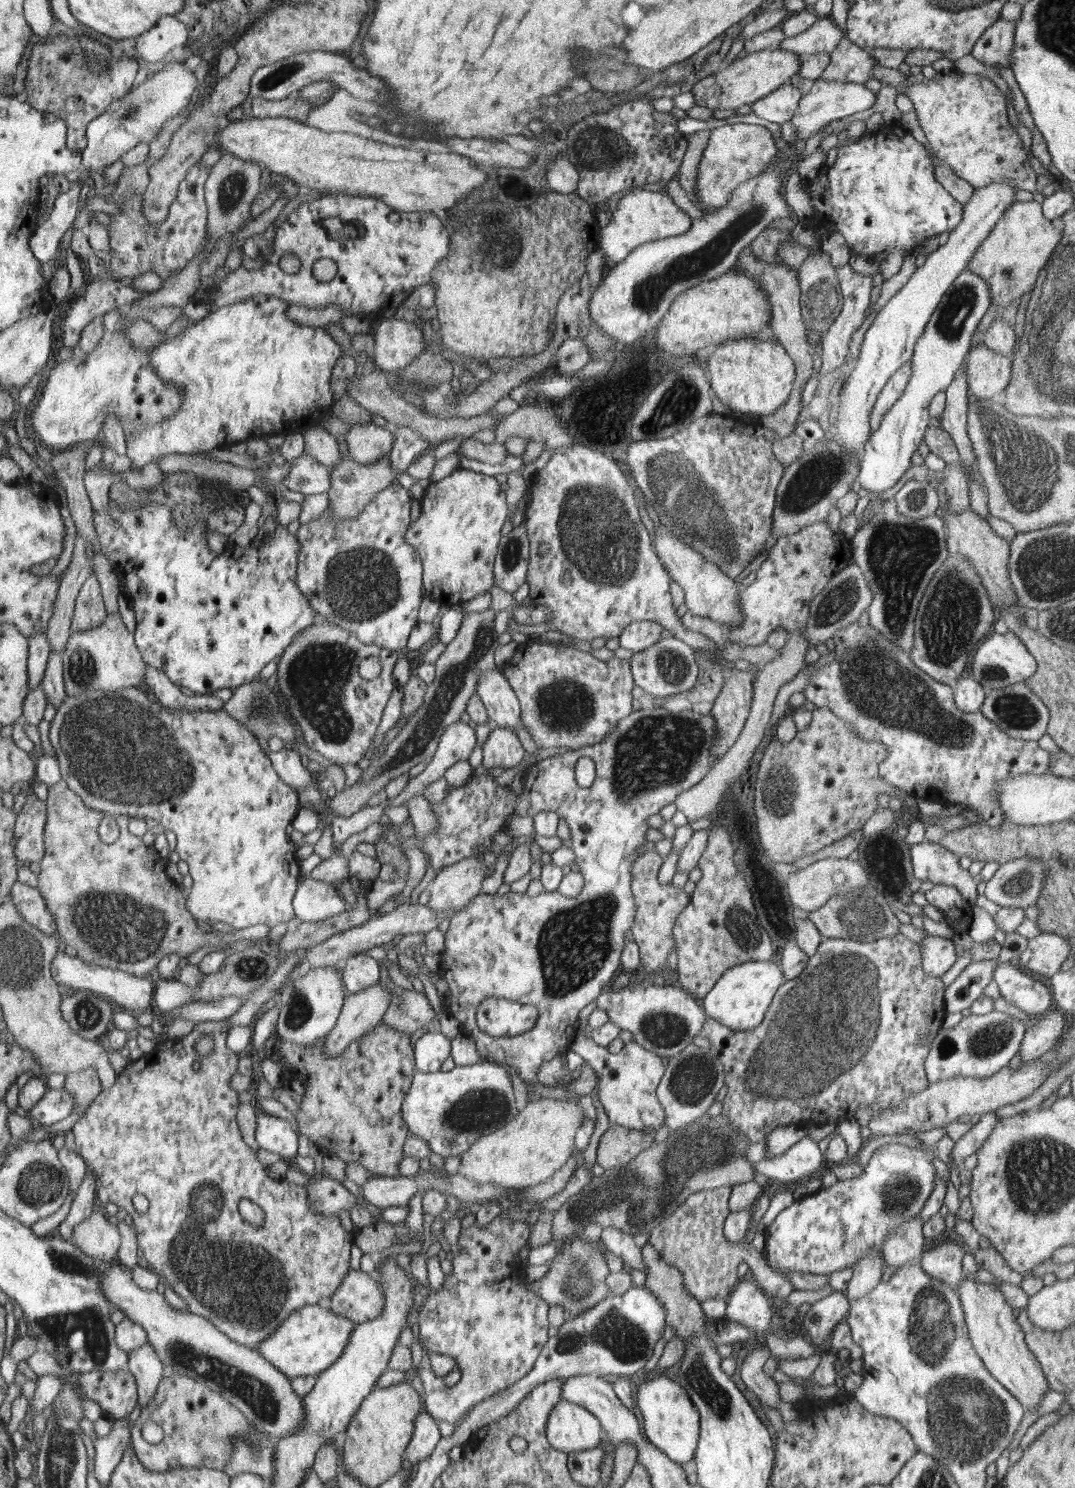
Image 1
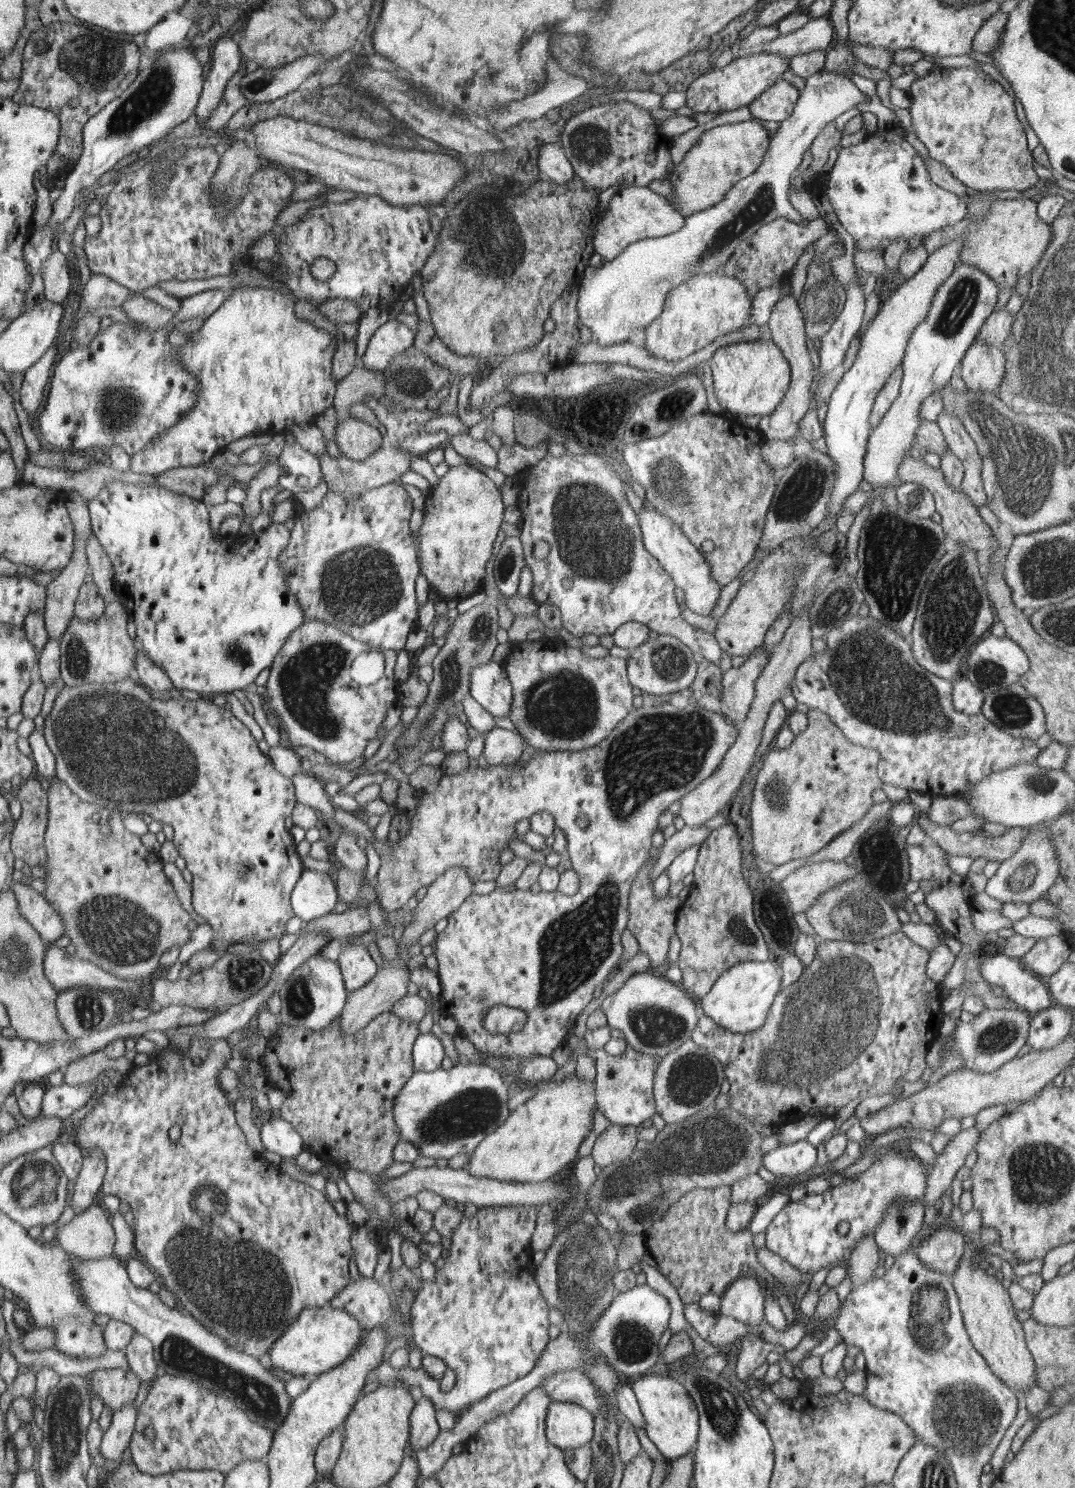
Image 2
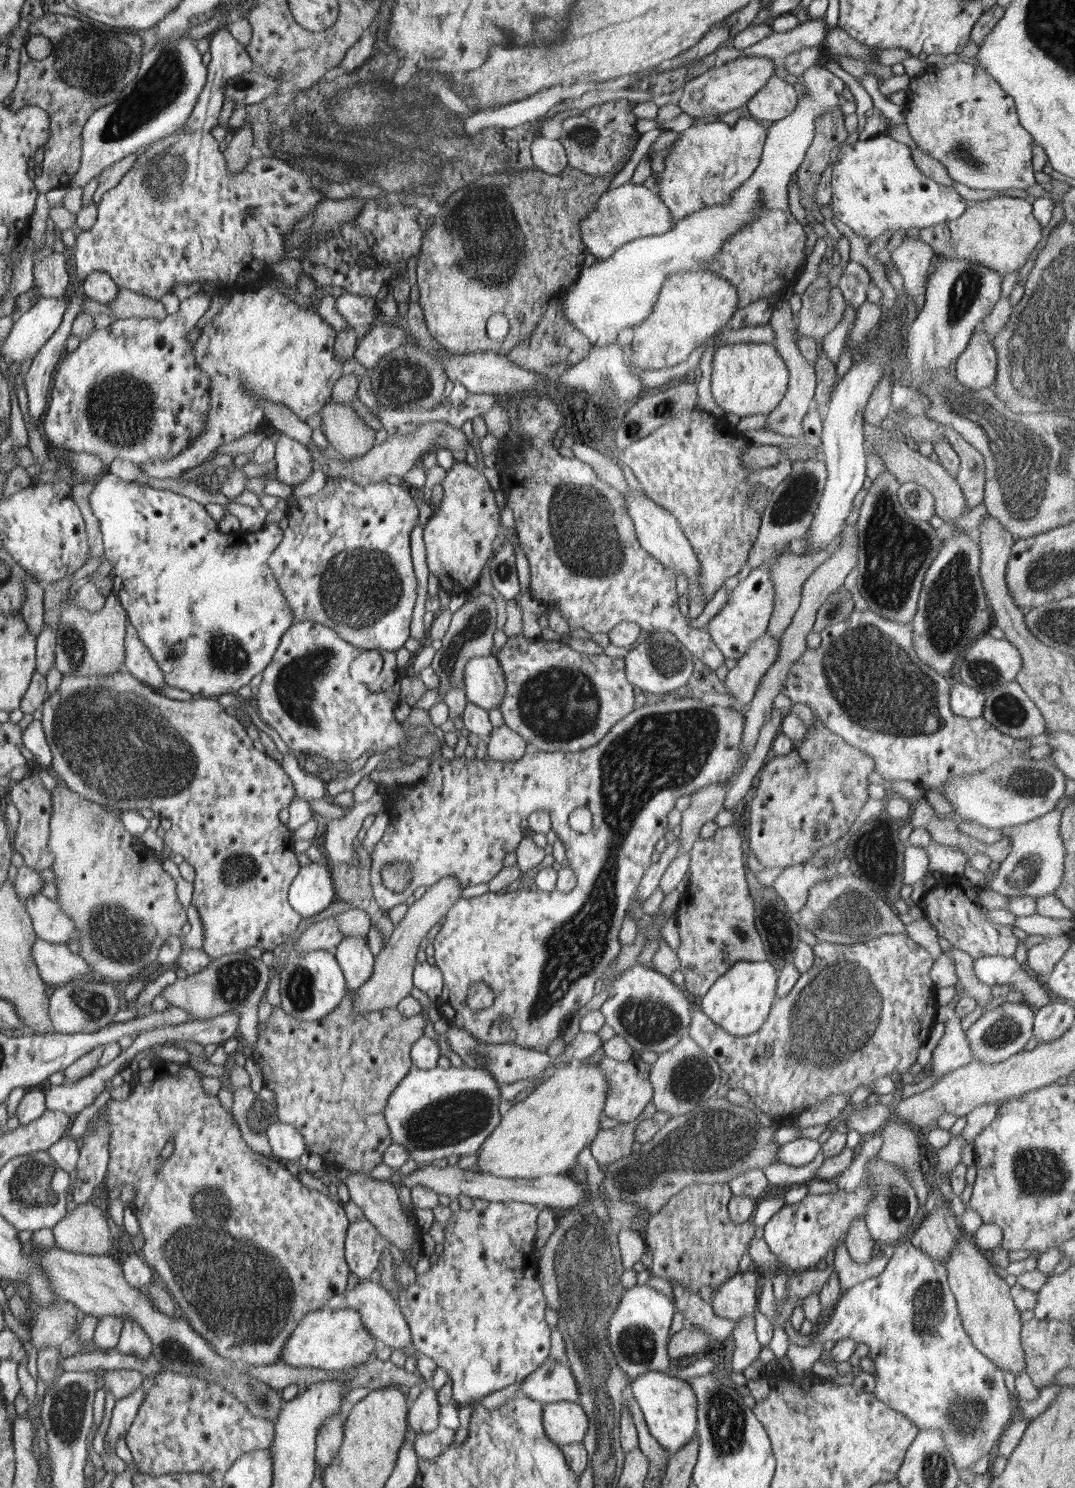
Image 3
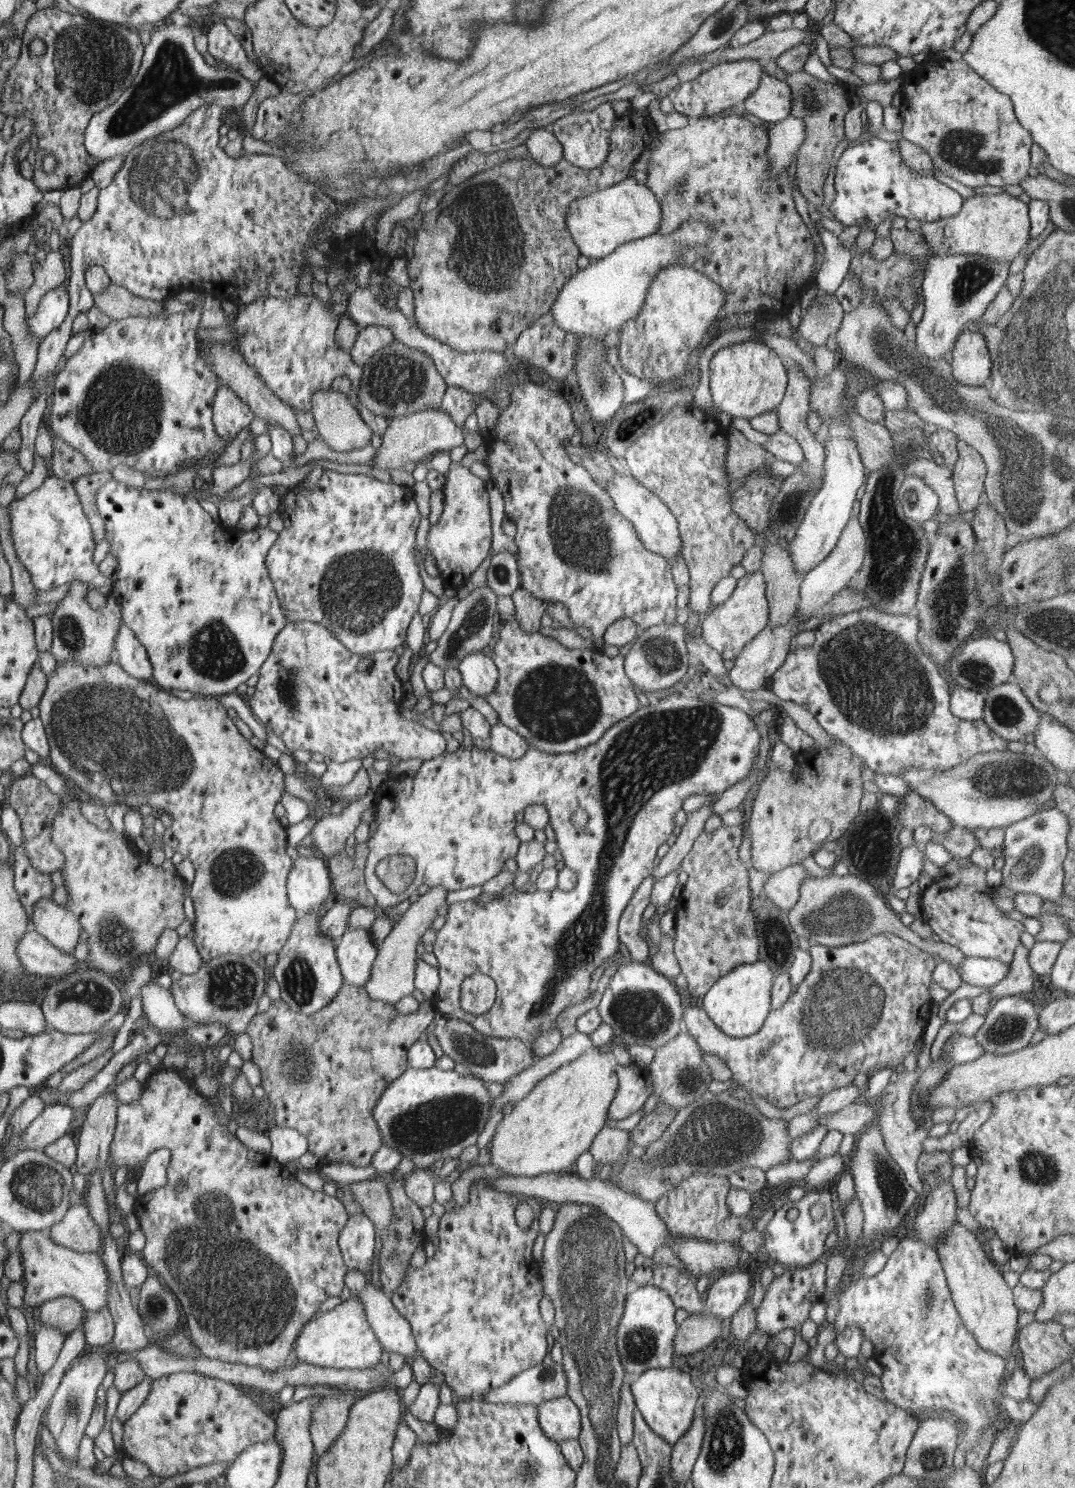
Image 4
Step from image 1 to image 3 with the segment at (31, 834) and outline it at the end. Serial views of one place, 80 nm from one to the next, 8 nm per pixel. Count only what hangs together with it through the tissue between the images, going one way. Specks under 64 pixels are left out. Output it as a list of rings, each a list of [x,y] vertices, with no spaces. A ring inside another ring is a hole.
[[[27,774],[18,781],[11,791],[12,802],[19,810],[19,823],[15,828],[15,849],[24,859],[26,866],[41,871],[50,868],[55,862],[55,855],[51,853],[48,844],[51,814],[54,812],[54,799],[51,792],[46,790],[40,777]]]

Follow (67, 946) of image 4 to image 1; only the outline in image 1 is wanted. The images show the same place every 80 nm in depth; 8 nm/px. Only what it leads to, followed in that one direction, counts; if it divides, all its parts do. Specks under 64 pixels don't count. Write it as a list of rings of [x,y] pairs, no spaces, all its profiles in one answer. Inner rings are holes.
[[[16,882],[12,889],[12,900],[19,913],[34,926],[45,933],[56,934],[57,926],[53,916],[49,913],[42,894],[37,888]]]

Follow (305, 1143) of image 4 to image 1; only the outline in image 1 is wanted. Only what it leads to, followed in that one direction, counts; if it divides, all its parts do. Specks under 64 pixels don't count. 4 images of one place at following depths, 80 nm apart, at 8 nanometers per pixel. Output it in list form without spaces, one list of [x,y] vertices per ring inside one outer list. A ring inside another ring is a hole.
[[[258,1110],[256,1137],[260,1148],[278,1154],[282,1159],[294,1159],[298,1152],[298,1134],[290,1122]]]

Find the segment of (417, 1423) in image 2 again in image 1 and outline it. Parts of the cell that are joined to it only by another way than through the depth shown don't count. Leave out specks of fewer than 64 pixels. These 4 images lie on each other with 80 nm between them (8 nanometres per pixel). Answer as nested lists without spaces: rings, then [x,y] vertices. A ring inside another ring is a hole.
[[[423,1407],[423,1411],[415,1418],[415,1429],[404,1453],[406,1466],[413,1469],[421,1460],[428,1458],[441,1437],[439,1423]]]

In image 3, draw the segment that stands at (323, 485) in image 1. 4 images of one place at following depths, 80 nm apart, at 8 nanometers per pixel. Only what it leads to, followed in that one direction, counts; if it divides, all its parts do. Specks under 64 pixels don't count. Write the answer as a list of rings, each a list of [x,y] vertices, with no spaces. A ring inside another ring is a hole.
[[[280,432],[275,446],[275,478],[293,488],[310,478],[315,460],[305,445]]]

